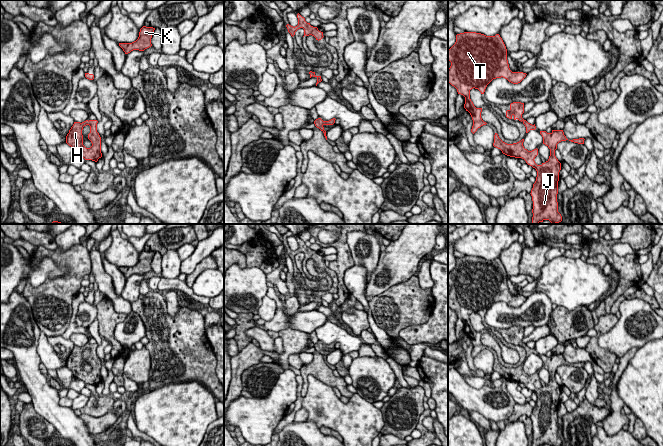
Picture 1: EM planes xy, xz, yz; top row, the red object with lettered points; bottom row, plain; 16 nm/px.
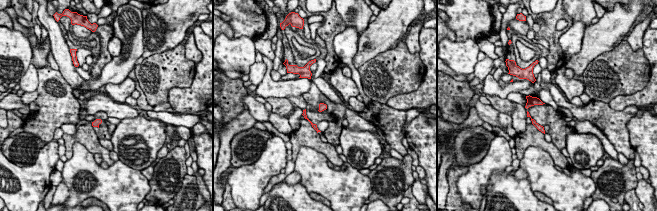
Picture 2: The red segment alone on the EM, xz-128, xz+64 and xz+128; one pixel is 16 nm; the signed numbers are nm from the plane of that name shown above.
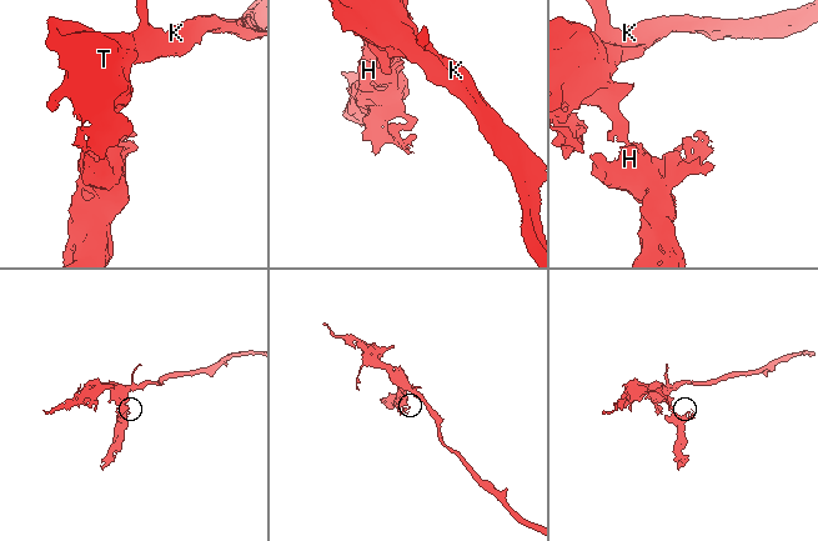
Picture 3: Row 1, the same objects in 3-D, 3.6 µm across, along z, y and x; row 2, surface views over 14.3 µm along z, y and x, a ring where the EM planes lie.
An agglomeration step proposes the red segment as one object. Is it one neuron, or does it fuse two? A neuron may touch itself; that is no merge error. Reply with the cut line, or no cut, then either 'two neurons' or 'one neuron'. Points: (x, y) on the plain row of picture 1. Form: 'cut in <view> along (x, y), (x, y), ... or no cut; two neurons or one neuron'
no cut; one neuron

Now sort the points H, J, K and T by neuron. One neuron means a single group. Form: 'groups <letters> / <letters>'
groups H J K T

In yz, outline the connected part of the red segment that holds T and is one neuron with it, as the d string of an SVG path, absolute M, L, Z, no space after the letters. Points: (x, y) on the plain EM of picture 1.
M464 256L456 259L455 268L448 274L448 284L451 290L448 293L448 306L457 313L458 318L465 321L464 332L473 344L471 356L474 358L478 352L487 347L481 342L482 332L476 332L470 323L470 314L478 313L484 318L487 309L496 302L505 302L513 308L520 307L526 297L512 296L507 284L507 273L499 258L486 260L476 256Z

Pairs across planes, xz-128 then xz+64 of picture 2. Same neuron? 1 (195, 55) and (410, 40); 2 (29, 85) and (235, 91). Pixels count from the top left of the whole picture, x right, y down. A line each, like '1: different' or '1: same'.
1: same
2: different

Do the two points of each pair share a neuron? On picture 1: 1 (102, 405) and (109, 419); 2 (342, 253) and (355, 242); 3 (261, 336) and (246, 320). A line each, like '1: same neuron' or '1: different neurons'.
1: different neurons
2: different neurons
3: different neurons

